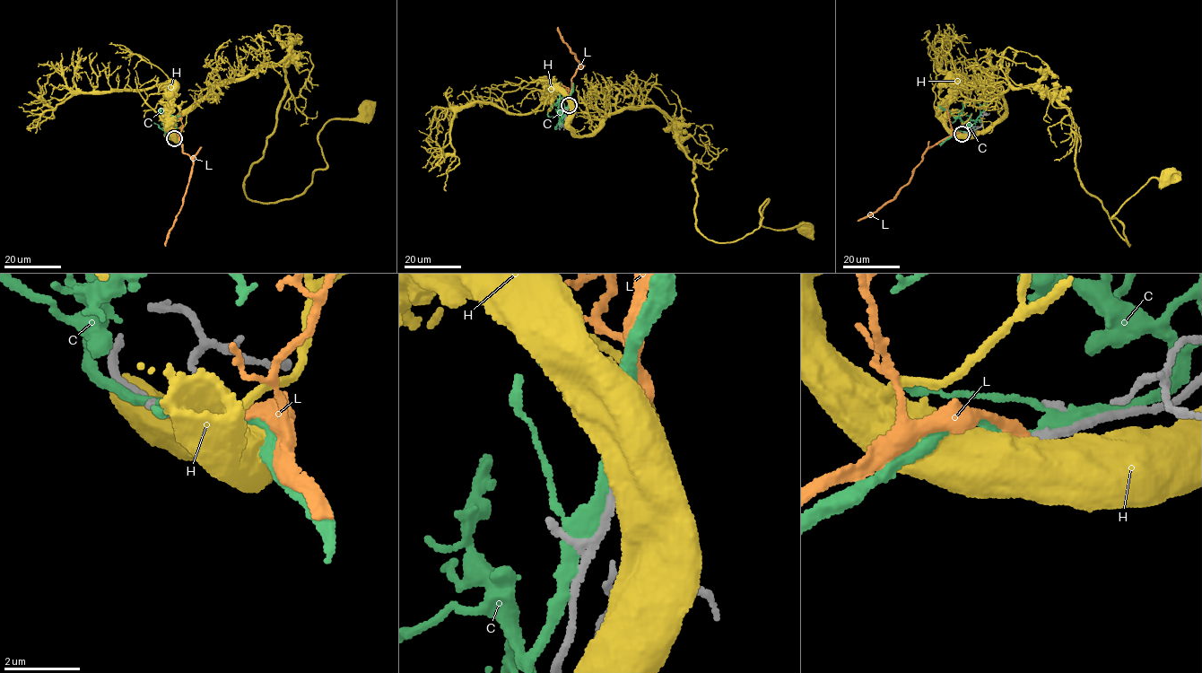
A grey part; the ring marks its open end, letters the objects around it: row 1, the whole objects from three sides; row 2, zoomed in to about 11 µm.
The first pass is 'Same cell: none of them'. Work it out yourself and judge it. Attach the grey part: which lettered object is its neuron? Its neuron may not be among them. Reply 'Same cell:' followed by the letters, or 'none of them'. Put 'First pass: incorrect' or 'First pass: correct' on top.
First pass: correct
Same cell: none of them

